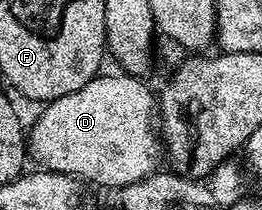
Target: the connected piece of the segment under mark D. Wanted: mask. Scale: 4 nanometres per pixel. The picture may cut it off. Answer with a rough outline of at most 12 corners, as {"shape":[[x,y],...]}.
{"shape":[[100,73],[26,131],[36,167],[122,188],[160,169],[157,98]]}

